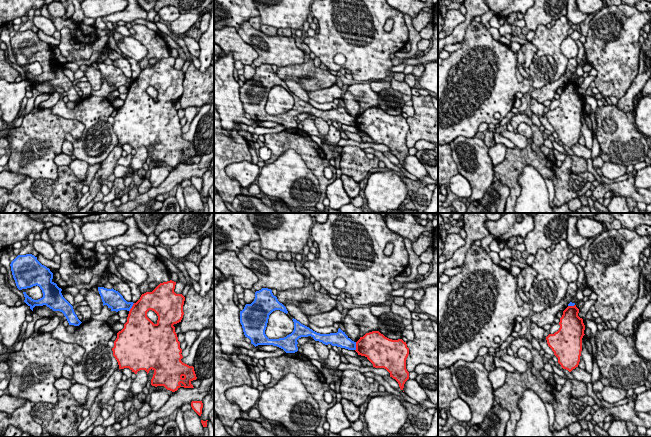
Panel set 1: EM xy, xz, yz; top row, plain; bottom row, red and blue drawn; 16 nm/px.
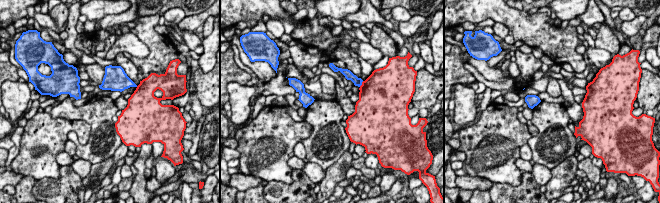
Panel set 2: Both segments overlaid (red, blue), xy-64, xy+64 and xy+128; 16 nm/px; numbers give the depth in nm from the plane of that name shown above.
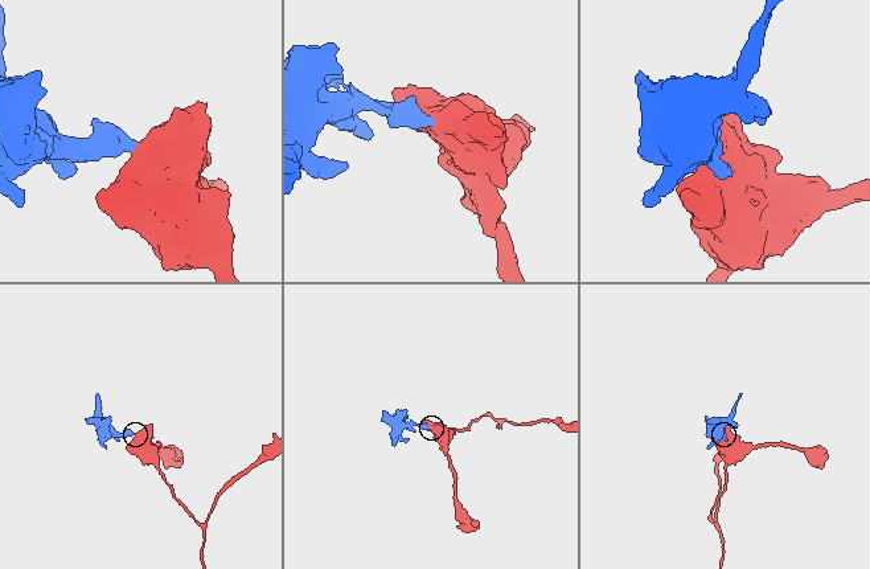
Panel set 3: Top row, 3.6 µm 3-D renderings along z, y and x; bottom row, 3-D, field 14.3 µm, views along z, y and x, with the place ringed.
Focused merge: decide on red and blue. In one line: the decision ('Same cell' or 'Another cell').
Another cell

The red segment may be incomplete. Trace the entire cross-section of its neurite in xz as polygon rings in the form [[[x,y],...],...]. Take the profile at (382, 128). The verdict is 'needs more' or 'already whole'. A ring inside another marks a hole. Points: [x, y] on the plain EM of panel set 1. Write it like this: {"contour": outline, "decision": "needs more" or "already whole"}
{"contour": [[[379,107],[366,109],[356,118],[358,131],[365,132],[375,144],[384,144],[395,155],[401,166],[409,155],[406,135],[409,124],[402,115],[392,116]]], "decision": "already whole"}

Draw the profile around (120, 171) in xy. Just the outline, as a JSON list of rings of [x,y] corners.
[[[117,165],[114,169],[114,175],[116,178],[125,178],[127,174],[129,174],[129,170],[125,166]]]

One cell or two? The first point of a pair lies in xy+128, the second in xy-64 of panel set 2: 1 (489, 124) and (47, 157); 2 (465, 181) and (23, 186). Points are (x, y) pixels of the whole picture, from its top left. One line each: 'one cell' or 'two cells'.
1: one cell
2: two cells

